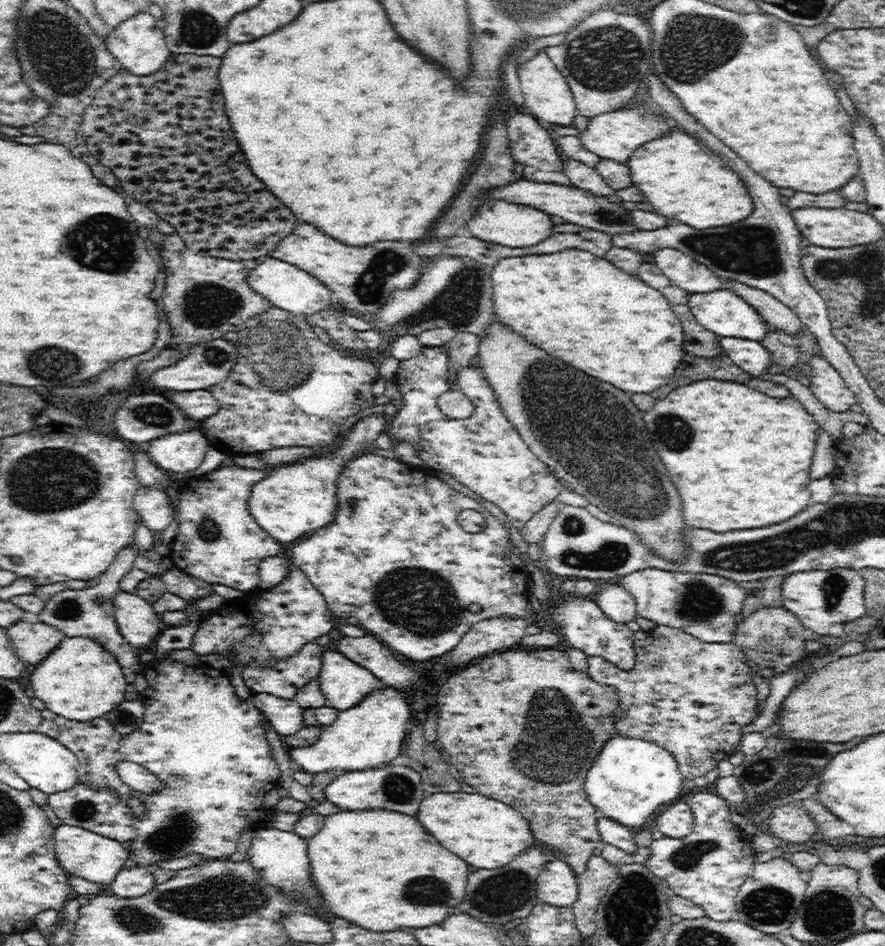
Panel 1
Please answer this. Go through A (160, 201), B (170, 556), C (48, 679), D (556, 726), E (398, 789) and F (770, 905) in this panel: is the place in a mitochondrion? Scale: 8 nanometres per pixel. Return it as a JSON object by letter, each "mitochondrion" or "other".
{"A":"other","B":"other","C":"other","D":"mitochondrion","E":"mitochondrion","F":"mitochondrion"}

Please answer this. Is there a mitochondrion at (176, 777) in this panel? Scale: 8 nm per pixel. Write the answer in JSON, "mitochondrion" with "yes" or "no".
{"mitochondrion":"yes"}

